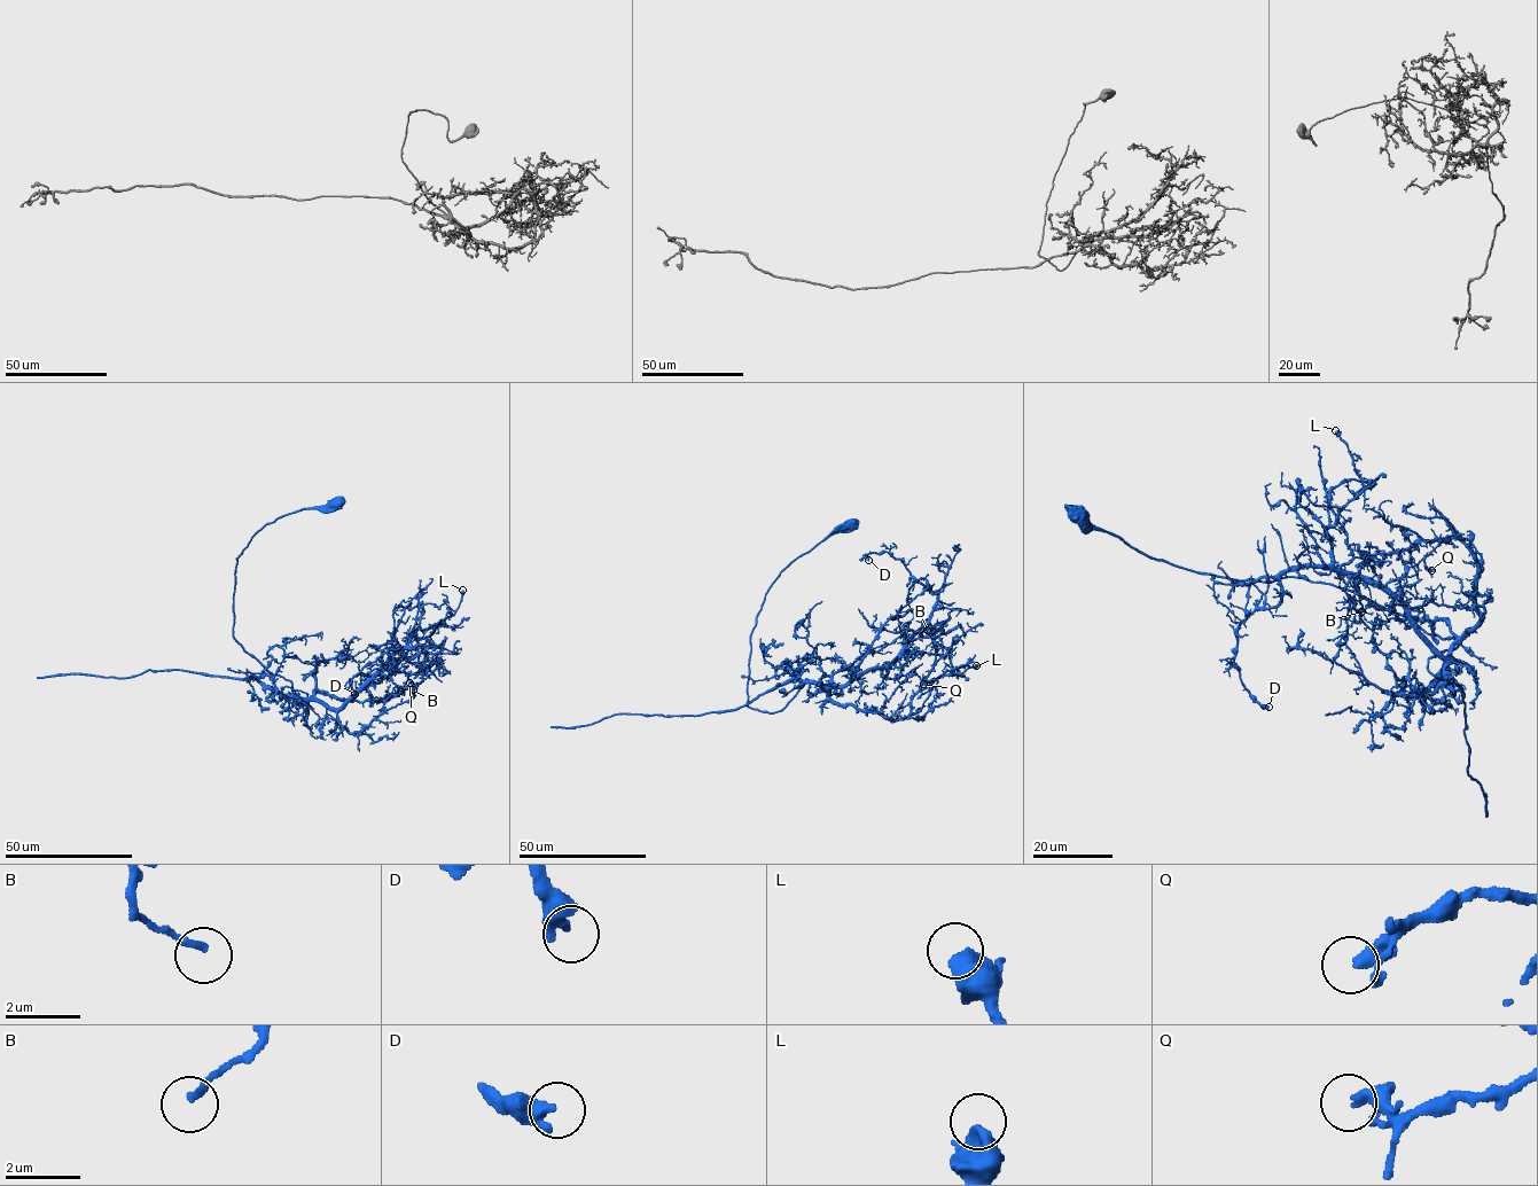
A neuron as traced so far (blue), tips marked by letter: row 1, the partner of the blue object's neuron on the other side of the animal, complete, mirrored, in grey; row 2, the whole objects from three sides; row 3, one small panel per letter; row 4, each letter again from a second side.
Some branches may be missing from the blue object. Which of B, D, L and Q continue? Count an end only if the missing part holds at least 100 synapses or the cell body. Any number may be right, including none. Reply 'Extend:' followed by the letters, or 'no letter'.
Extend: no letter

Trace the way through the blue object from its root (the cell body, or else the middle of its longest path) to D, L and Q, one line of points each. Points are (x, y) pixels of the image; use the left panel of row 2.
D: (334, 505), (252, 537), (236, 559), (233, 636), (294, 695), (337, 708), (422, 645), (367, 662), (354, 694)
L: (334, 505), (266, 524), (236, 559), (233, 636), (294, 695), (342, 707), (416, 629), (453, 614), (462, 590)
Q: (334, 505), (252, 537), (236, 559), (233, 636), (297, 696), (352, 699), (393, 673), (422, 673), (410, 683)

